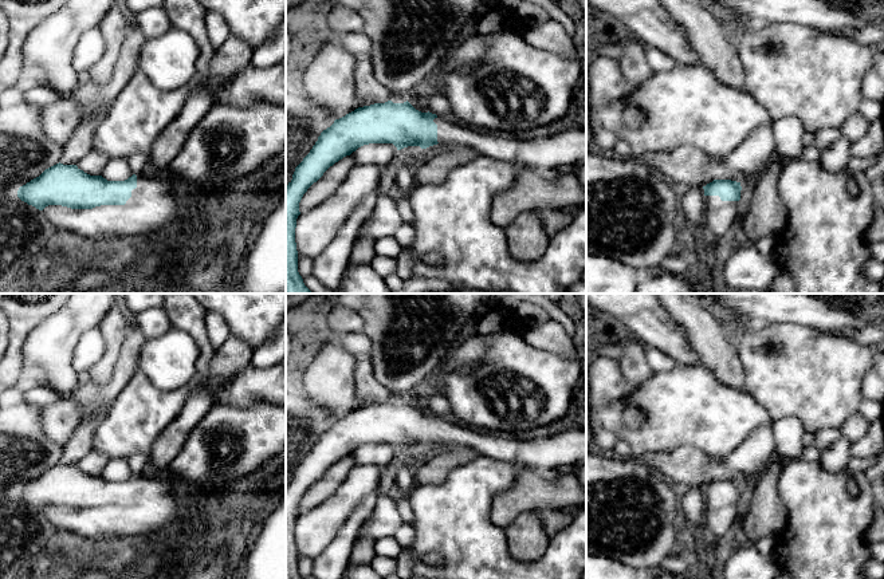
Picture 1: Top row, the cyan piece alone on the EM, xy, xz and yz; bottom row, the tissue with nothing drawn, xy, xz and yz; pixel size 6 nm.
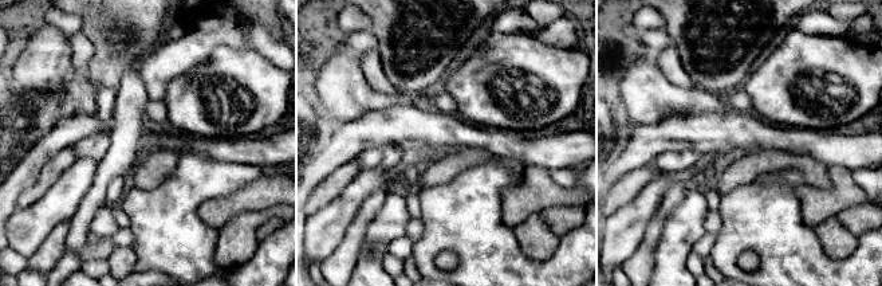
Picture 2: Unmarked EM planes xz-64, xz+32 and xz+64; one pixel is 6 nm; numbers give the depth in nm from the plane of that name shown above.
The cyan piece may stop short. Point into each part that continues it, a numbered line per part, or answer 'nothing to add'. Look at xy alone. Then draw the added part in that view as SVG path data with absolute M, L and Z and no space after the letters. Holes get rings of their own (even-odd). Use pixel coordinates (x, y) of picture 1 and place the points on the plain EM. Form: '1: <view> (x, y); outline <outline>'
1: xy (154, 505); outline M137 476L137 488L125 505L101 505L93 509L48 505L42 513L60 536L72 541L118 544L130 536L170 531L203 512L212 497L212 492L203 492L172 477L162 481Z

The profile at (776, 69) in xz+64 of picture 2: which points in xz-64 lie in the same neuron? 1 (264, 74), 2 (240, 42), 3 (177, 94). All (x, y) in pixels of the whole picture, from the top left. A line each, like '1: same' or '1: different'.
1: same
2: different
3: same

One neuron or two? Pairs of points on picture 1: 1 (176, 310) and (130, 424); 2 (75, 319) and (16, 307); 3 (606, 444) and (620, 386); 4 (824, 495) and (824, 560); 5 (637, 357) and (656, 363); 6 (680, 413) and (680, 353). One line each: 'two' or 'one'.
1: one
2: two
3: one
4: one
5: two
6: two

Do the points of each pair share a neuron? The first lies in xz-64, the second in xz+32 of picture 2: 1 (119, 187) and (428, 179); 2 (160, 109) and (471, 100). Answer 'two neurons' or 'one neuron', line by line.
1: two neurons
2: two neurons

